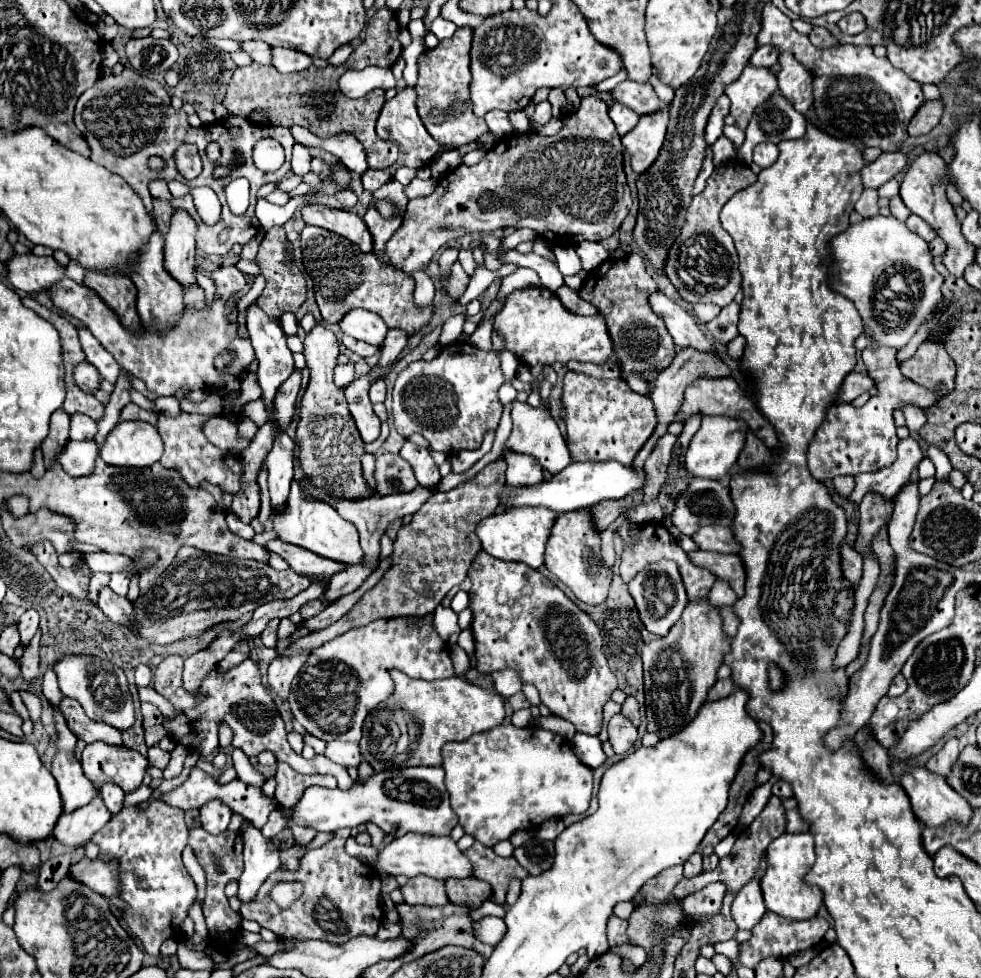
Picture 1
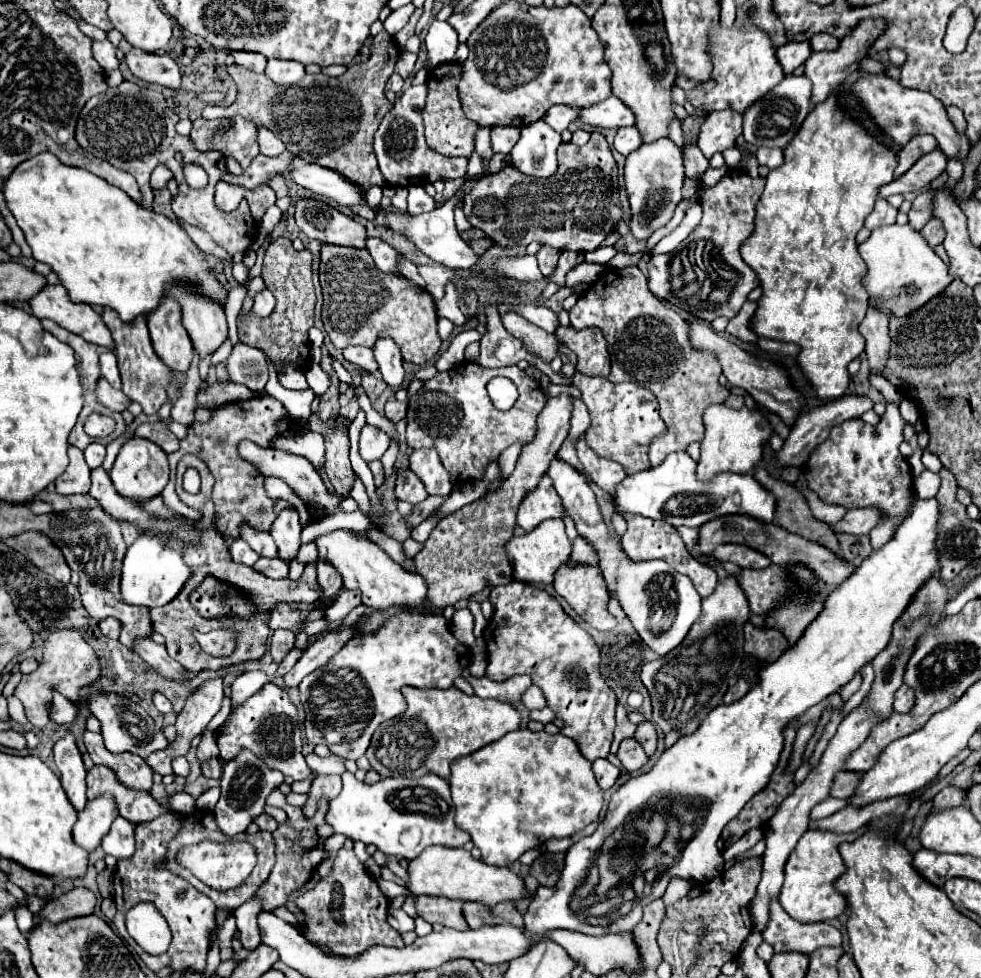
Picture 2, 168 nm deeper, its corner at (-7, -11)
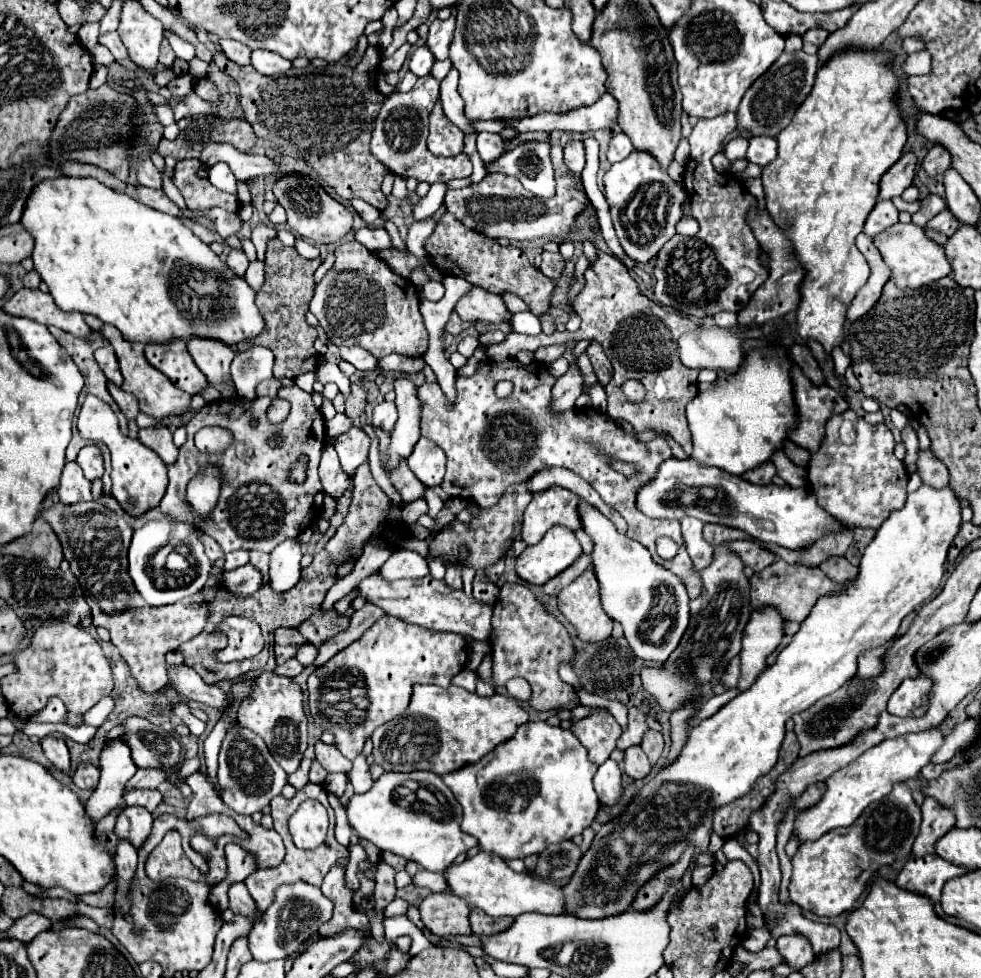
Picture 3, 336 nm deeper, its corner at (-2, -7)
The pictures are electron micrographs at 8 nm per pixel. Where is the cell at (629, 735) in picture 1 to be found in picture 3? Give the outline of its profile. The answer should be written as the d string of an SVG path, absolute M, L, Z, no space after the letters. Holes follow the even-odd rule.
M632 746L624 752L624 772L634 778L634 780L640 780L640 778L646 778L652 770L650 762L648 762L648 756L642 752L640 746Z

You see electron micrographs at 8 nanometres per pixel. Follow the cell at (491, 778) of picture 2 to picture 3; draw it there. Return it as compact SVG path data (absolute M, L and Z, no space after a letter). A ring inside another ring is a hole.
M528 722L480 762L442 780L464 808L462 830L478 838L484 852L508 860L542 854L550 844L570 840L592 824L600 808L592 784L596 770L598 766L590 762L586 748L570 730Z

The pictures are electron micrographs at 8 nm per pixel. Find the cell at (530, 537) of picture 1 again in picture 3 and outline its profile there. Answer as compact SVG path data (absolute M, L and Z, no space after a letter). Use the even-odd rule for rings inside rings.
M554 526L536 544L528 546L516 558L516 572L530 584L546 584L550 578L564 572L582 554L582 546L574 532L562 526Z

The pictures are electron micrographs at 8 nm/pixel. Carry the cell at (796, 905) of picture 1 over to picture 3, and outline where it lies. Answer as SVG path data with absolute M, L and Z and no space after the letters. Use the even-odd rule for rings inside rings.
M902 782L894 786L894 792L886 796L884 800L878 800L878 804L870 804L864 814L848 828L836 828L828 834L824 834L816 842L806 842L798 848L796 856L792 858L792 880L790 880L790 900L798 904L804 910L814 910L816 916L838 916L846 910L850 910L856 900L862 896L862 892L868 888L870 878L886 864L892 864L896 860L908 858L912 854L912 844L918 836L918 828L922 822L920 806L912 798L912 790Z

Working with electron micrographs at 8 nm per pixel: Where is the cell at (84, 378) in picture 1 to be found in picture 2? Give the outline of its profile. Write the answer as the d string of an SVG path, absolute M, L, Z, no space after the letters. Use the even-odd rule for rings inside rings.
M99 380L99 384L97 384L97 390L95 390L95 394L97 394L97 400L105 406L105 408L109 408L109 410L113 410L113 412L123 412L125 408L127 408L127 404L129 404L129 398L121 392L121 390L115 390L107 380Z

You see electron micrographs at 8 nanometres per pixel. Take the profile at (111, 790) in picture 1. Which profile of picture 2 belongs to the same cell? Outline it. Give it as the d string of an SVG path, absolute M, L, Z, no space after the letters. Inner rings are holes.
M121 816L115 818L115 822L111 824L109 834L103 838L101 848L105 854L111 854L119 860L133 856L135 852L135 838L133 838L133 824L129 820L123 820Z

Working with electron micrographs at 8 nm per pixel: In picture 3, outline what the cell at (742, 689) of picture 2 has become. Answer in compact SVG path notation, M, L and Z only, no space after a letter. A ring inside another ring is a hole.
M760 608L752 612L746 624L746 632L742 636L742 676L738 690L748 690L756 682L756 678L766 670L766 658L782 642L784 622L786 618L776 608Z

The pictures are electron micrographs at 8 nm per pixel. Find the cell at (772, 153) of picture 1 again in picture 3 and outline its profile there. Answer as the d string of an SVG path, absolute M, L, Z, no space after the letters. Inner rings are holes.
M752 136L746 158L752 164L766 166L768 162L772 162L776 158L776 138L770 138L770 136Z

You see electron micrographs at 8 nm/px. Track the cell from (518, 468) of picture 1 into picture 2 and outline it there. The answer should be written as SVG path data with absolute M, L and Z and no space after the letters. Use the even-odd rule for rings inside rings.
M543 476L539 484L521 500L517 510L517 524L525 532L529 532L539 522L547 518L561 518L561 516L563 516L563 506L561 506L559 494L555 492L551 480Z

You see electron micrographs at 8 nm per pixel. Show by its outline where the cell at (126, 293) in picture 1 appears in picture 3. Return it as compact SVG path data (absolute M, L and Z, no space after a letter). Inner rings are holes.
M106 324L102 328L102 334L106 336L106 340L112 344L118 362L120 362L120 370L124 376L124 384L122 388L130 394L134 394L140 400L140 410L146 416L152 418L168 418L168 416L184 416L190 412L190 394L182 392L180 388L176 388L160 370L156 370L154 366L148 364L148 360L144 358L144 344L130 344L128 340L122 338L122 334L118 332L118 328Z

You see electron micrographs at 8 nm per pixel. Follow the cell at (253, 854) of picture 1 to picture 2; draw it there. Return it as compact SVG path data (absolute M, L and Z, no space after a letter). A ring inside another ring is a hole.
M251 896L251 900L247 900L235 910L237 930L241 932L243 948L255 948L261 942L259 926L257 926L257 916L261 910L263 910L263 904L259 904L257 896Z

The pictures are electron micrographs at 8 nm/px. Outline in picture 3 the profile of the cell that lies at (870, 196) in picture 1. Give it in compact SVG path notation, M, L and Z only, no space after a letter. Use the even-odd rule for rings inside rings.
M878 200L864 224L864 234L874 238L876 234L884 232L886 228L894 226L896 222L898 222L898 210L894 208L894 204L890 200Z

